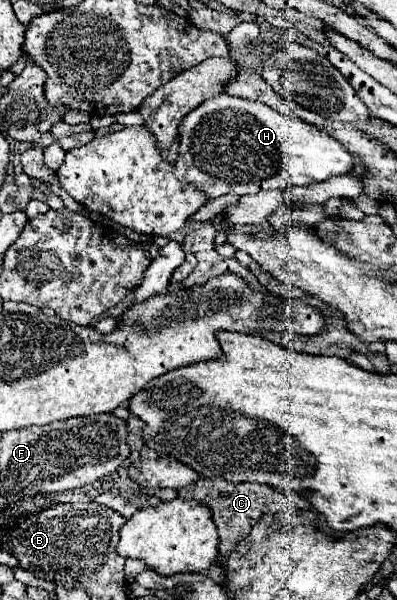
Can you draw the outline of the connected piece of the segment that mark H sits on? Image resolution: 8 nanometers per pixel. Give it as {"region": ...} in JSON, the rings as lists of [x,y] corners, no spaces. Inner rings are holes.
{"region":[[[226,93],[212,97],[190,111],[180,123],[178,137],[178,159],[172,165],[162,157],[154,135],[144,125],[124,127],[100,139],[92,139],[84,147],[68,151],[66,161],[56,171],[58,181],[66,193],[88,211],[100,213],[102,217],[122,227],[150,237],[168,237],[170,233],[178,231],[184,225],[186,217],[198,211],[208,199],[220,195],[242,197],[248,193],[258,193],[262,189],[278,189],[284,187],[284,181],[288,185],[312,185],[336,175],[346,175],[352,169],[352,155],[324,129],[302,119],[290,119],[260,101],[232,97]]]}

